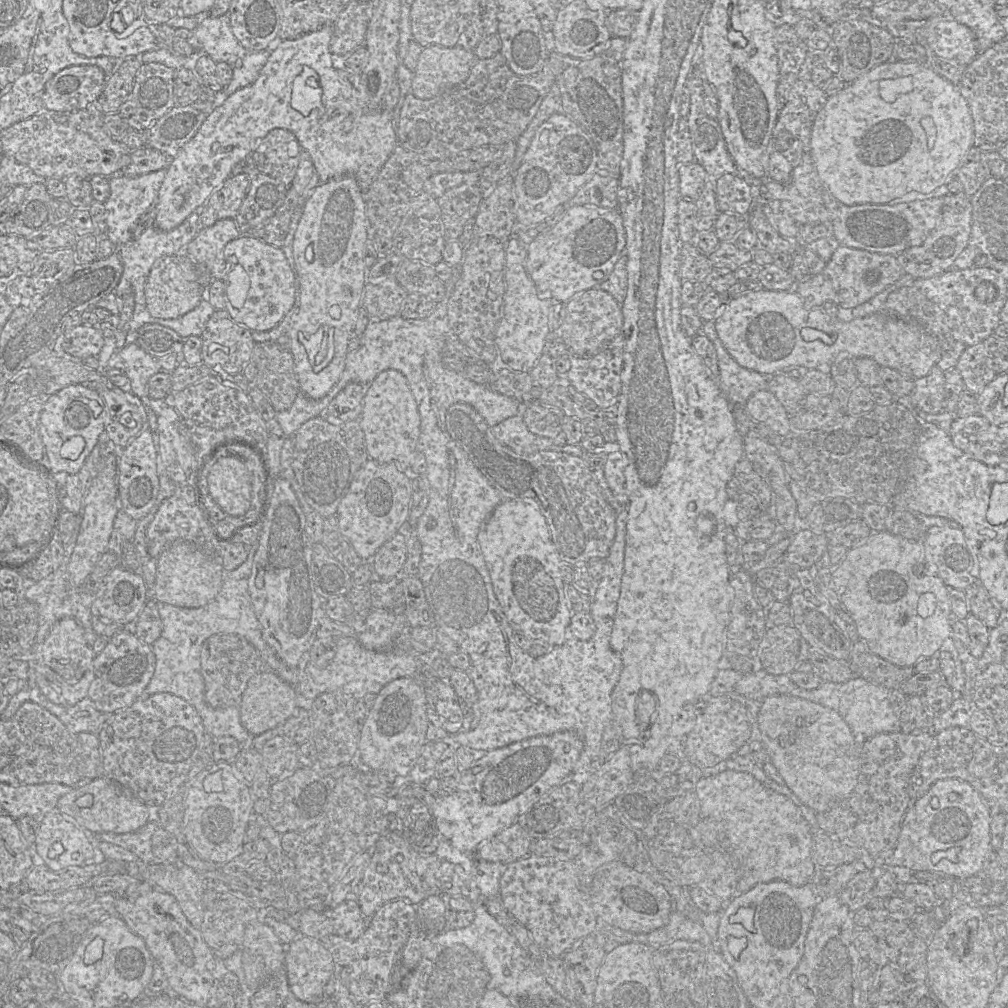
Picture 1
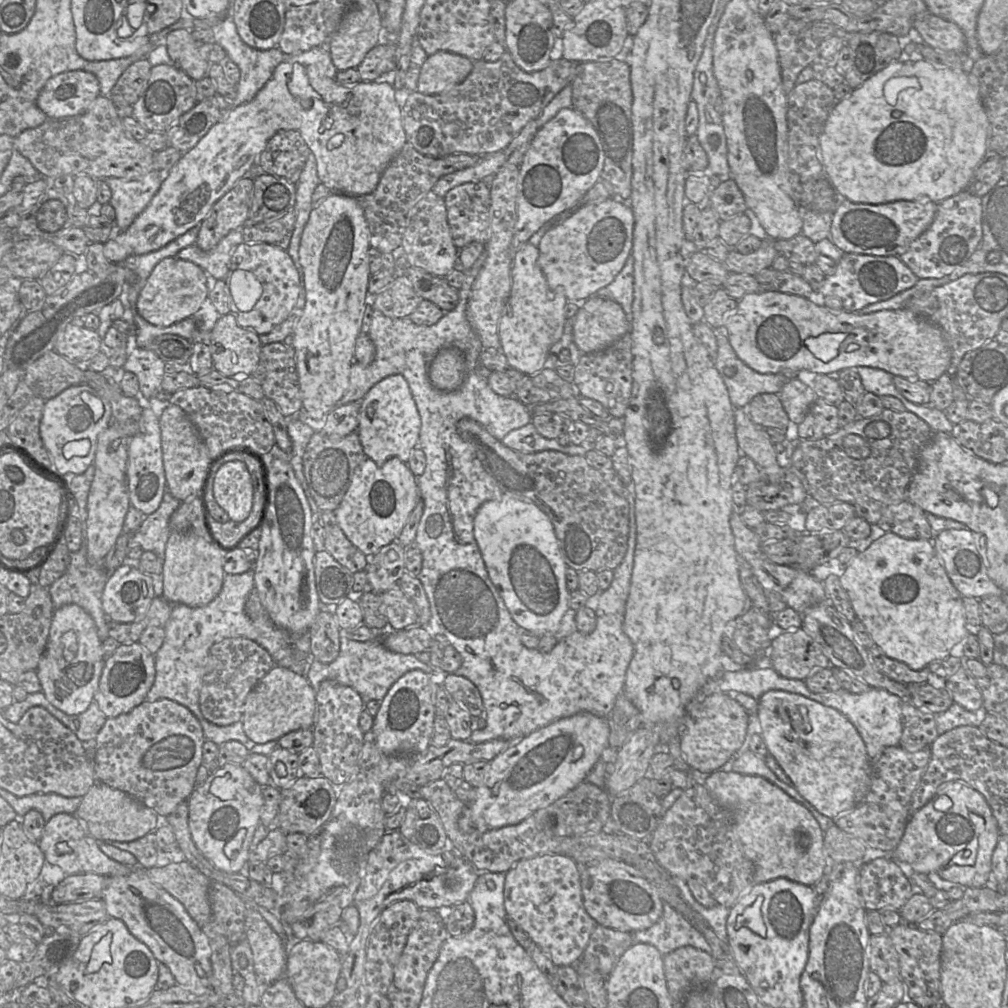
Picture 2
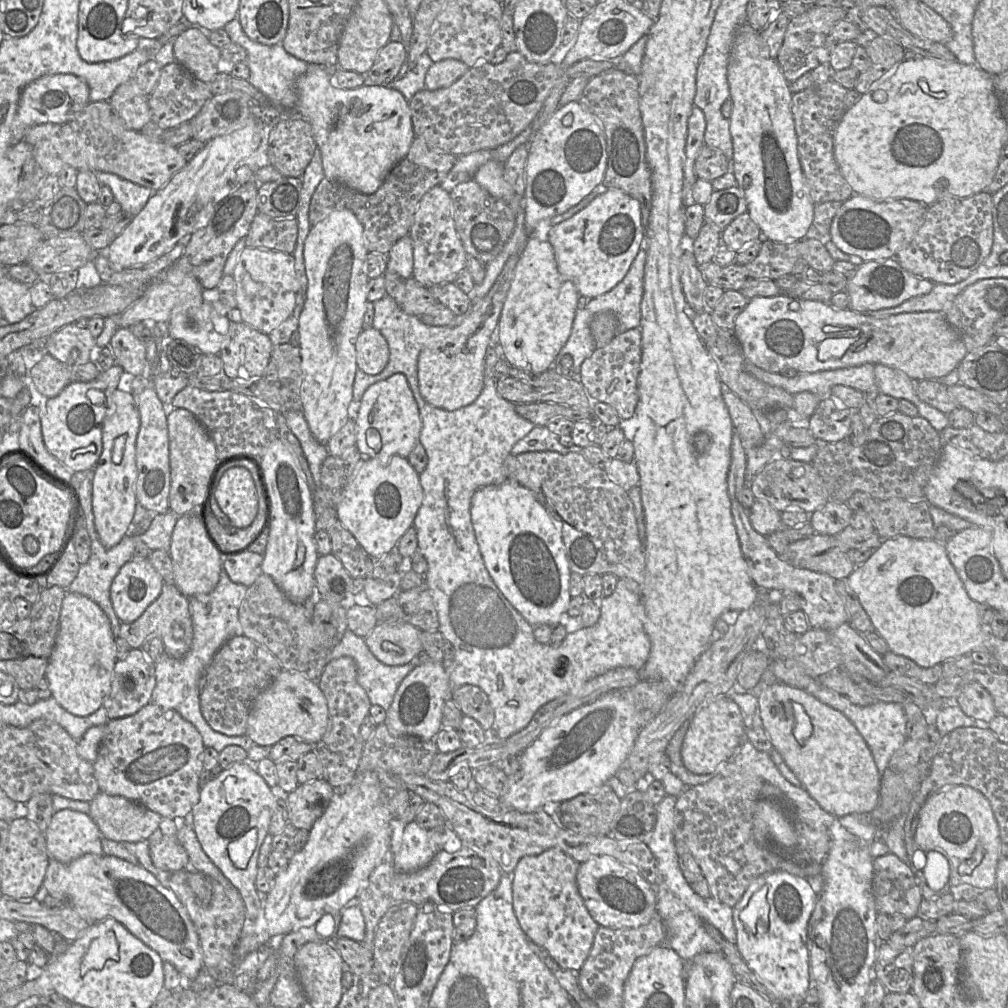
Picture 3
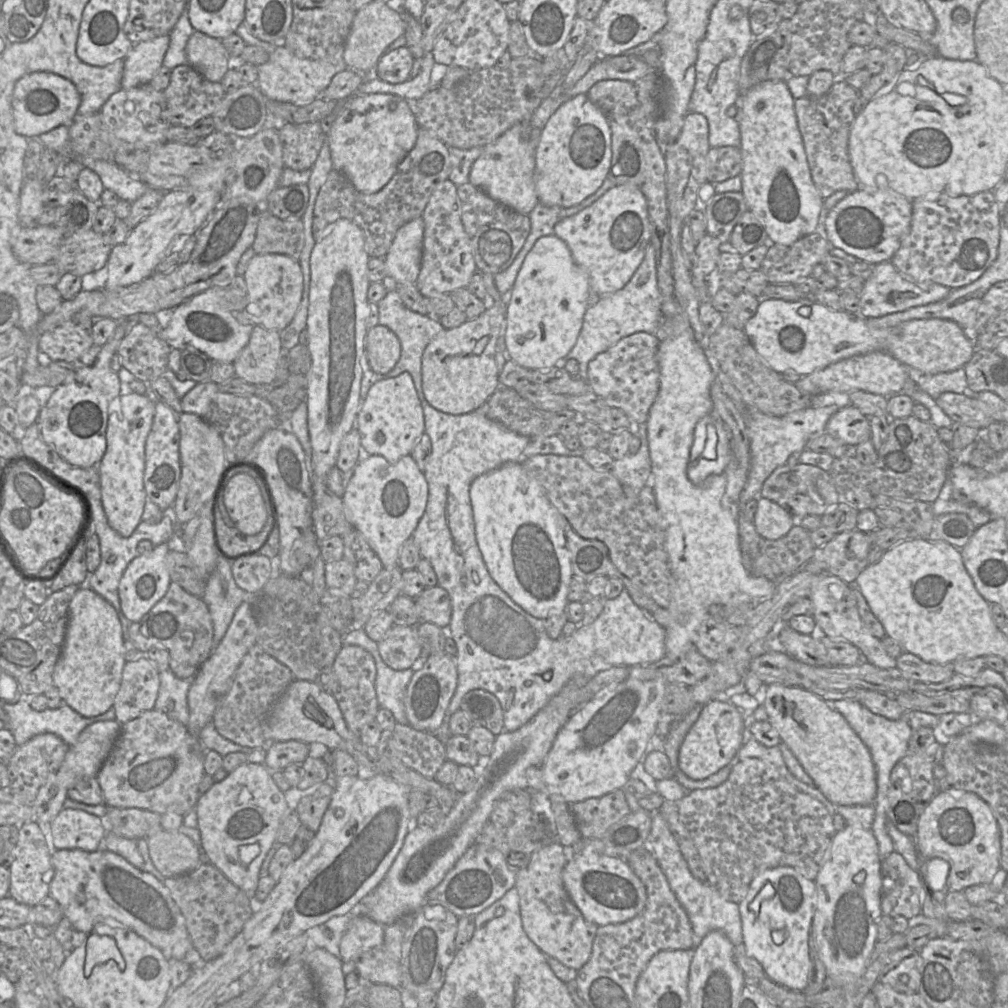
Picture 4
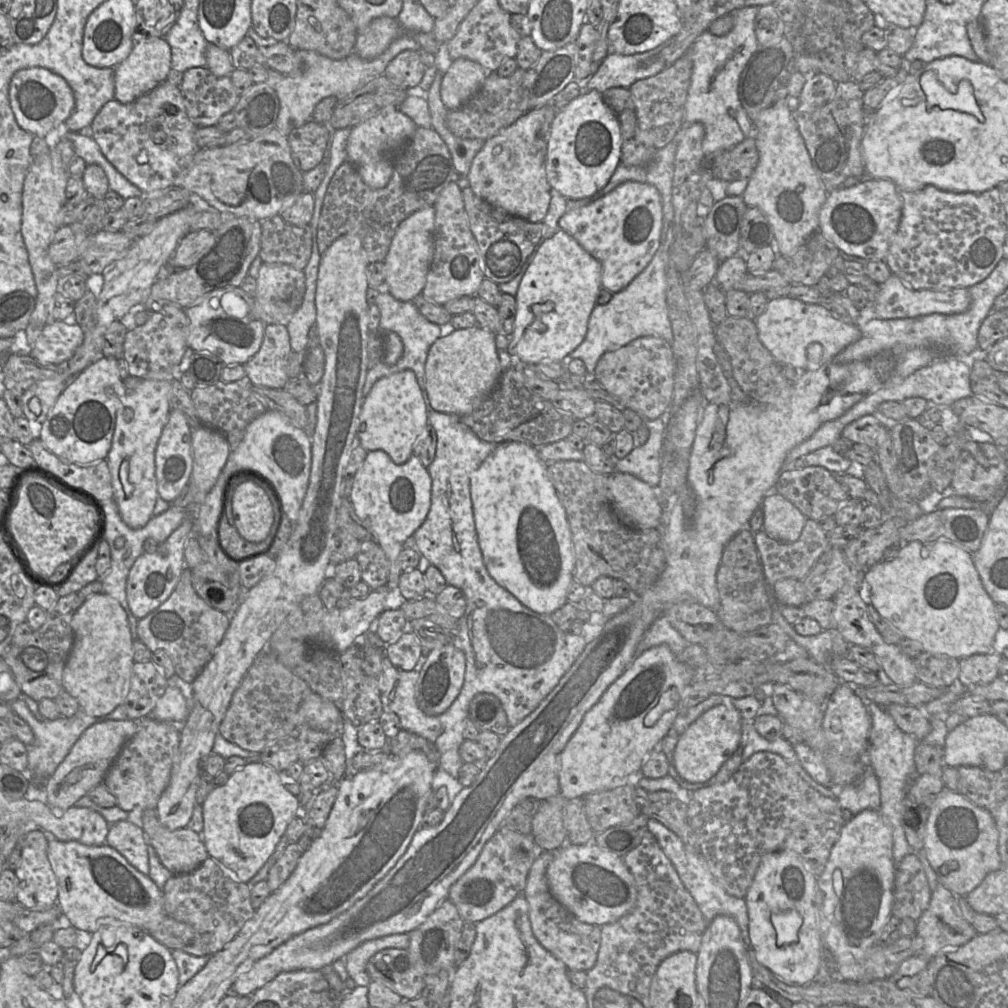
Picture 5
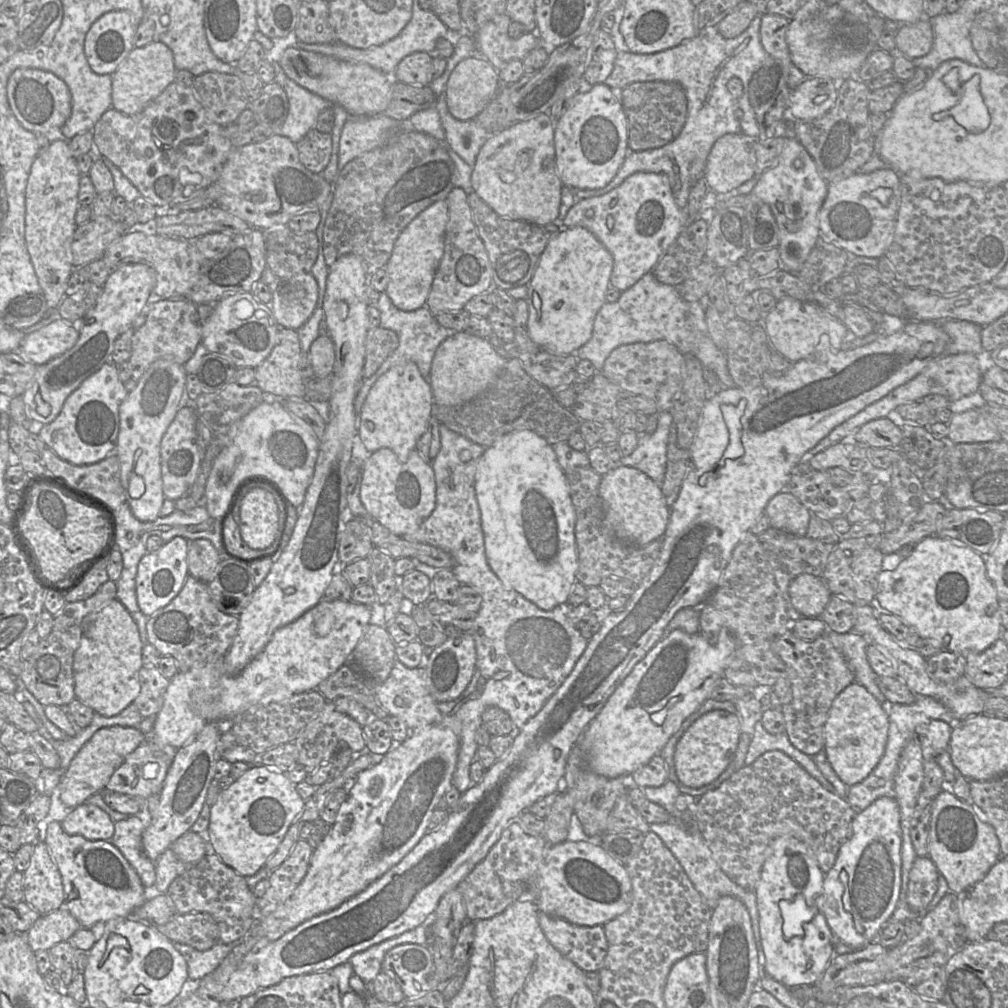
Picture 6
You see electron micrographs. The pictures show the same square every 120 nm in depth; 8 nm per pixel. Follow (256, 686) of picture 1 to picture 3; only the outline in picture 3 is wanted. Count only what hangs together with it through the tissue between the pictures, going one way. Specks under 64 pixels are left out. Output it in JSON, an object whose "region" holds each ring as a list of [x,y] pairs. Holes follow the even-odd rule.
{"region":[[[283,669],[255,699],[245,735],[263,747],[271,747],[286,736],[294,736],[315,745],[324,735],[328,719],[327,701],[318,682],[299,672]]]}

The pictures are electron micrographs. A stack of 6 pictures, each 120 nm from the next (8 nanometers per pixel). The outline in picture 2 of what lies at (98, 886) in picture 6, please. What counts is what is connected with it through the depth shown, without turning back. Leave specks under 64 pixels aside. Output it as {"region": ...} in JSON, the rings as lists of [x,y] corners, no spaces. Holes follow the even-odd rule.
{"region":[[[129,874],[107,877],[100,899],[108,916],[121,920],[129,932],[150,949],[157,961],[169,968],[176,984],[195,994],[204,994],[207,989],[212,989],[211,949],[207,937],[176,898],[147,878]]]}

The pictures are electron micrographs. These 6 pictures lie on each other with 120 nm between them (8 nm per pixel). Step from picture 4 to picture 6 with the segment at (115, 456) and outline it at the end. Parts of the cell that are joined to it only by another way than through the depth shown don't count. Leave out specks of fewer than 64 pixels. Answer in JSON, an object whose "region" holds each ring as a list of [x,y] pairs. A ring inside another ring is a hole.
{"region":[[[171,358],[154,361],[119,407],[119,432],[114,453],[120,463],[120,480],[133,515],[142,522],[159,517],[165,496],[162,488],[161,440],[177,411],[186,405],[184,365]]]}

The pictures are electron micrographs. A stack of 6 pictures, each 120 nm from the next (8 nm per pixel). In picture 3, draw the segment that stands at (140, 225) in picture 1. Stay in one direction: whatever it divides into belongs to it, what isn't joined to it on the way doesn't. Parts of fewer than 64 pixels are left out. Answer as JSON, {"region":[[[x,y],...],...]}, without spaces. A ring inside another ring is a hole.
{"region":[[[99,171],[93,173],[97,176],[101,185],[109,187],[114,196],[114,201],[117,201],[122,212],[130,217],[136,216],[155,192],[116,174]]]}

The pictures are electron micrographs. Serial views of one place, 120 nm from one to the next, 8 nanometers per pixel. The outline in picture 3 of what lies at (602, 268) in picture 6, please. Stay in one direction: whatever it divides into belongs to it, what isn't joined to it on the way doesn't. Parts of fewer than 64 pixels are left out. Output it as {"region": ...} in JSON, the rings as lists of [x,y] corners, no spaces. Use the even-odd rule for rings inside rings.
{"region":[[[530,236],[520,253],[498,324],[503,358],[509,365],[533,373],[547,370],[570,336],[578,298],[574,284],[558,271],[550,242]]]}

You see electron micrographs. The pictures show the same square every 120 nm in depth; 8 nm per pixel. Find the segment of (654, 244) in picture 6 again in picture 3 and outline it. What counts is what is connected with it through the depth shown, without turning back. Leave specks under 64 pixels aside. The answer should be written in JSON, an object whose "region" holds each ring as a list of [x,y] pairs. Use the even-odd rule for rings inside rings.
{"region":[[[608,188],[571,218],[553,225],[548,234],[558,271],[588,298],[605,294],[625,277],[644,238],[639,201],[617,188]]]}

